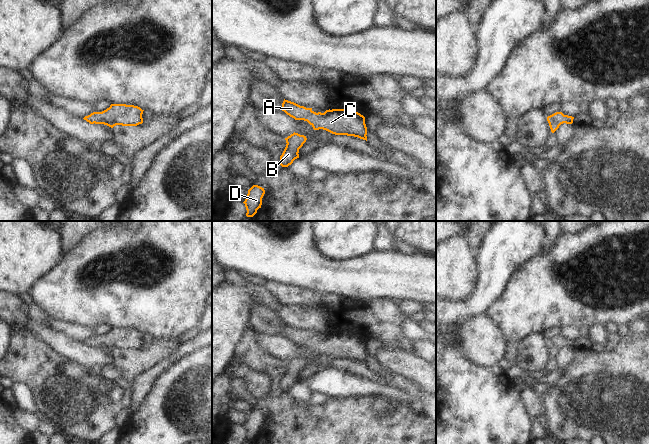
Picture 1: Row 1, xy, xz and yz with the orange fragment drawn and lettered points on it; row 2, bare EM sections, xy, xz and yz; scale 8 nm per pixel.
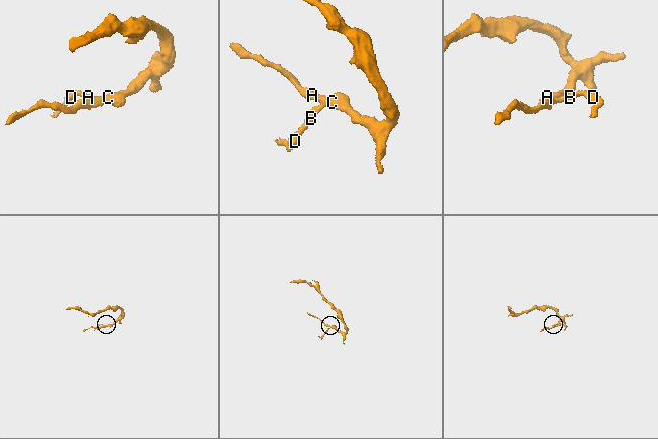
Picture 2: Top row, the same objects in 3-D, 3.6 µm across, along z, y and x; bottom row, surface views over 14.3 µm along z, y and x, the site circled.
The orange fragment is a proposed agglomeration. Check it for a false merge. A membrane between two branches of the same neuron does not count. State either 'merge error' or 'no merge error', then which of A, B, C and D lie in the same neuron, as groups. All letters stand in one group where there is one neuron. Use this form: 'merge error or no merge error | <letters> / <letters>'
no merge error | A B C D

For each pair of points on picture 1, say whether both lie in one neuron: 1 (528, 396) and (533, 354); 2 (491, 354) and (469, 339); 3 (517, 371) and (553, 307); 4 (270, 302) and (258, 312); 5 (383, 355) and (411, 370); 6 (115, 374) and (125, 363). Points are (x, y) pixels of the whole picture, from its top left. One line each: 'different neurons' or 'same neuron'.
1: same neuron
2: same neuron
3: different neurons
4: different neurons
5: same neuron
6: different neurons

